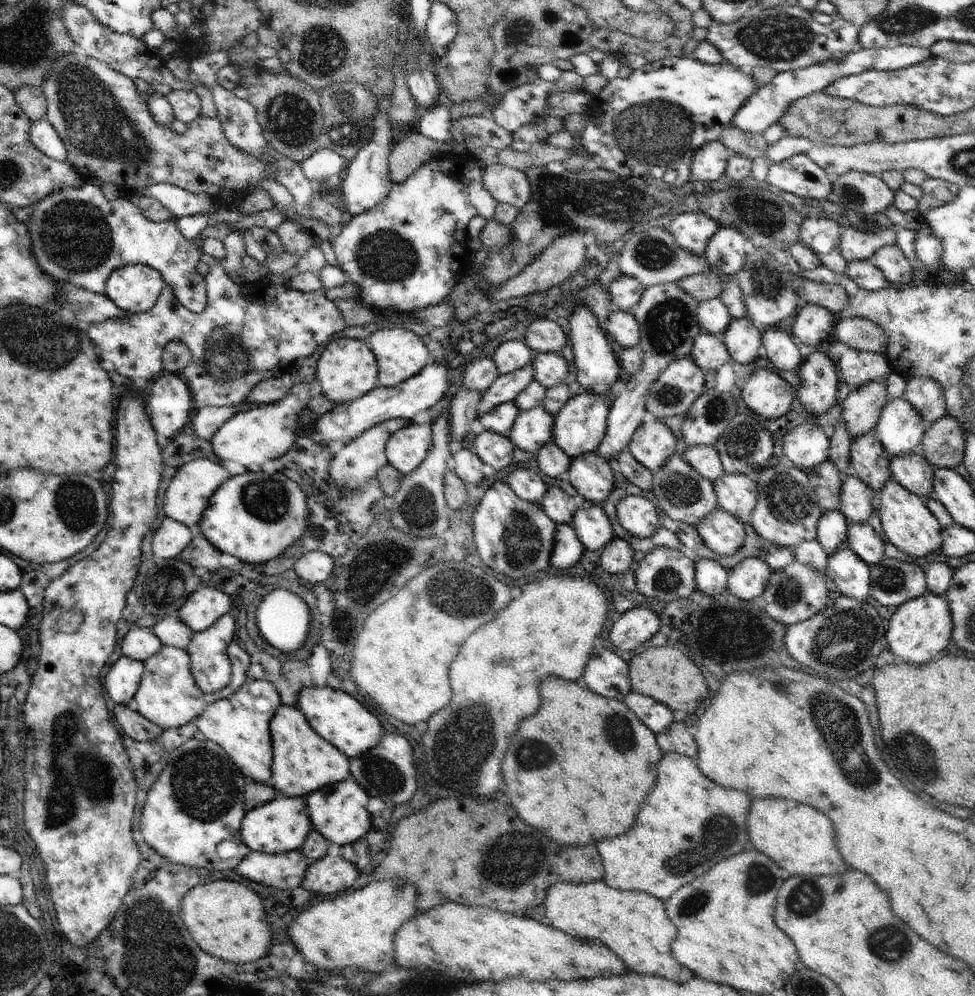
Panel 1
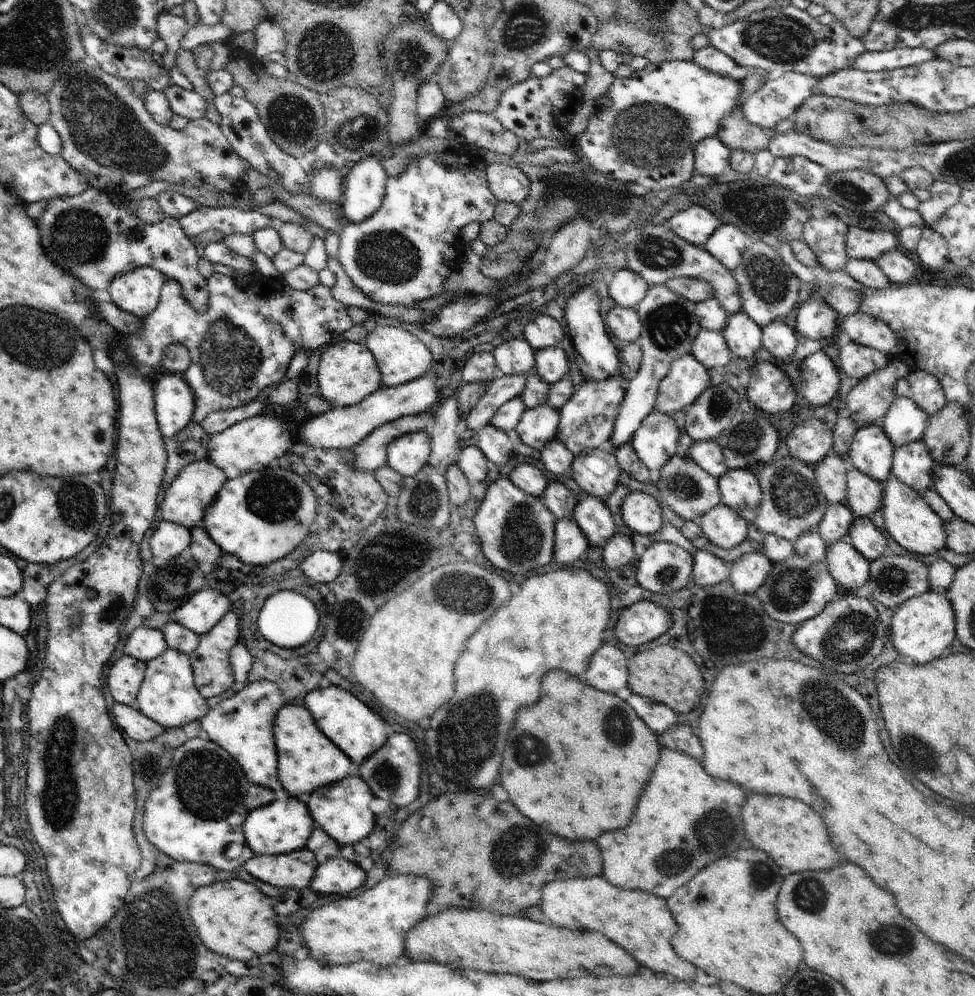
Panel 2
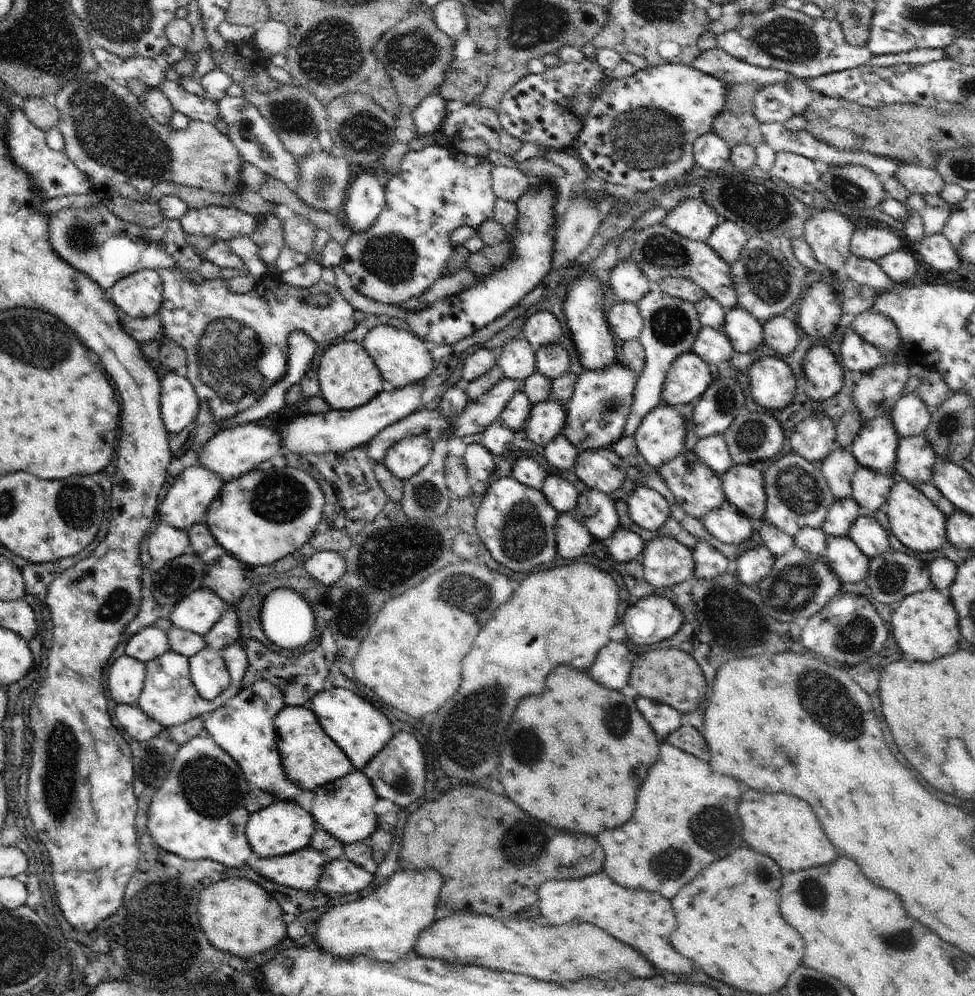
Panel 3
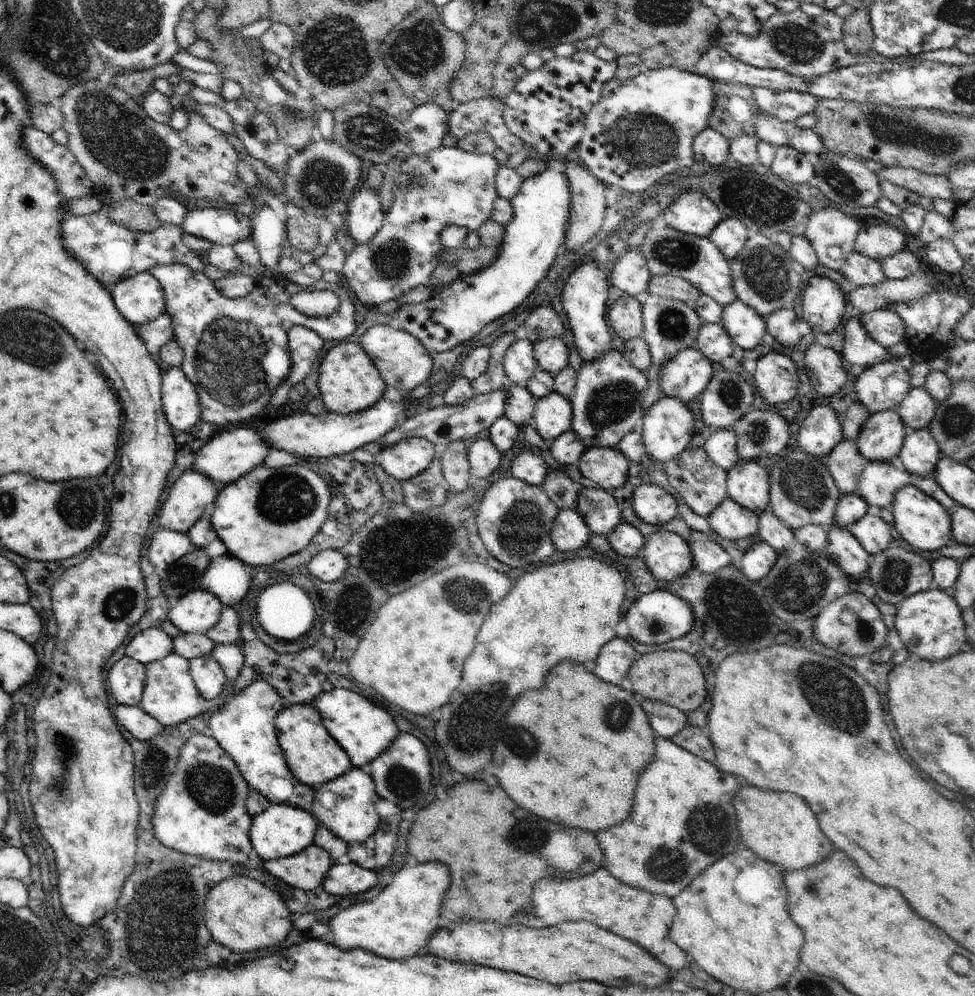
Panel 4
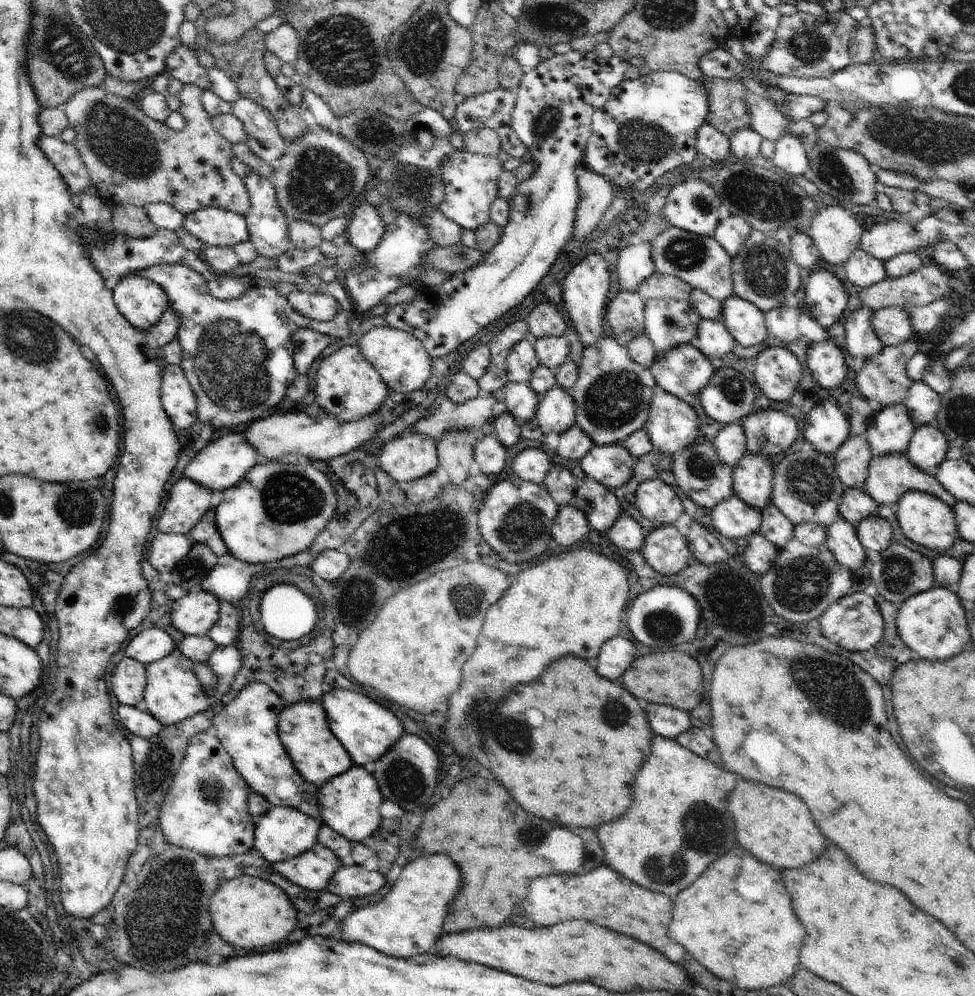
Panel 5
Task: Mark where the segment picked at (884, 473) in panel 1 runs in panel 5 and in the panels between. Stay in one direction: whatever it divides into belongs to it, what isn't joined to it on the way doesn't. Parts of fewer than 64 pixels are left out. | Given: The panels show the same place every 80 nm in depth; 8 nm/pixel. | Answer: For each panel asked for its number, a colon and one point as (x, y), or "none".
2: (871, 451)
3: (875, 446)
4: (882, 436)
5: (892, 427)

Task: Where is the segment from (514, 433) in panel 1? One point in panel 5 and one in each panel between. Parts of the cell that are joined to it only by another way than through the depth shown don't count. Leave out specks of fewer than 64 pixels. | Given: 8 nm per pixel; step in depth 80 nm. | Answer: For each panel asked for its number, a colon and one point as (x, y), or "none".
2: (537, 426)
3: (547, 419)
4: (552, 416)
5: (556, 411)

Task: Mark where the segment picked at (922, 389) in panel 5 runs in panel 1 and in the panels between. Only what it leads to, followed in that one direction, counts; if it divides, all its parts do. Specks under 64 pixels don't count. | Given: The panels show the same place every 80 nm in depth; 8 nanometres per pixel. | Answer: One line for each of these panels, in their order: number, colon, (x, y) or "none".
1: (901, 428)
2: (904, 422)
3: (911, 415)
4: (917, 410)

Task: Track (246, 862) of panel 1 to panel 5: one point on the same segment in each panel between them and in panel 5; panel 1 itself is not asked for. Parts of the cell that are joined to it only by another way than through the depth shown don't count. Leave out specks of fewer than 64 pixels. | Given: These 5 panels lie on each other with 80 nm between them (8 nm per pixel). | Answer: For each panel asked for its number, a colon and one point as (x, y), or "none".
2: (294, 870)
3: (301, 870)
4: (305, 872)
5: (312, 870)

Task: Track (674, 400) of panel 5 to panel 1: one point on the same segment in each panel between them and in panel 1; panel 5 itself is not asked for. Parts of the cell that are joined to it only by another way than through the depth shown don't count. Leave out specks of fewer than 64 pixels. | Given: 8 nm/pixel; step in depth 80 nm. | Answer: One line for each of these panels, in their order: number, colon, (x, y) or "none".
1: (653, 443)
2: (656, 440)
3: (661, 436)
4: (668, 426)

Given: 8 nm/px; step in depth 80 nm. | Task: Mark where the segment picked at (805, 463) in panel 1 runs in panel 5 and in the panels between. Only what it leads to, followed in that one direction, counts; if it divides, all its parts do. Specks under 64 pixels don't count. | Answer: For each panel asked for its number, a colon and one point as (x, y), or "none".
2: (811, 441)
3: (814, 439)
4: (821, 432)
5: (828, 426)

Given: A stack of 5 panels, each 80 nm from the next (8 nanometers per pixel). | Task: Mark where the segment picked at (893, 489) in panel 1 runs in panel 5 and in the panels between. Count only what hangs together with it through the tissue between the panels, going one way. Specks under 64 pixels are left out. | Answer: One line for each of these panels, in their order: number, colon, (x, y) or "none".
2: (909, 520)
3: (915, 520)
4: (923, 522)
5: (924, 519)

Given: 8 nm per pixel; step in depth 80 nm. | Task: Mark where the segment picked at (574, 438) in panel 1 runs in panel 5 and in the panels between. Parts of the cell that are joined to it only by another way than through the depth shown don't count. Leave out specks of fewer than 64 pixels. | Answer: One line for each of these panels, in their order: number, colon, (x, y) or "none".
2: (587, 421)
3: (602, 400)
4: (608, 402)
5: (612, 394)

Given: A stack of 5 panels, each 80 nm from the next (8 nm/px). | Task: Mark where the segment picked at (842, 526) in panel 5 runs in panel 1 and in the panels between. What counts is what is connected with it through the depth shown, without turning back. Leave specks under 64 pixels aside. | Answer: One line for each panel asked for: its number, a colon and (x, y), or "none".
1: (849, 574)
2: (850, 569)
3: (842, 554)
4: (848, 553)

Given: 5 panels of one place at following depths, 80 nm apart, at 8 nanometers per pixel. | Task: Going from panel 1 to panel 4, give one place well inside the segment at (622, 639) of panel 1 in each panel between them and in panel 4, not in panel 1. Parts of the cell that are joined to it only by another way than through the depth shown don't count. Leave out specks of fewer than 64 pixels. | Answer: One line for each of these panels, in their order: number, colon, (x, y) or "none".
2: (644, 622)
3: (654, 618)
4: (660, 616)

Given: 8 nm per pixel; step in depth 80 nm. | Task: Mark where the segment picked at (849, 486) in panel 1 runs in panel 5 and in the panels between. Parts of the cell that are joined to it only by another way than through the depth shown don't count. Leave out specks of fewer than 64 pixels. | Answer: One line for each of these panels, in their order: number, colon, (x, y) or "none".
2: (864, 494)
3: (871, 489)
4: (880, 481)
5: (890, 476)

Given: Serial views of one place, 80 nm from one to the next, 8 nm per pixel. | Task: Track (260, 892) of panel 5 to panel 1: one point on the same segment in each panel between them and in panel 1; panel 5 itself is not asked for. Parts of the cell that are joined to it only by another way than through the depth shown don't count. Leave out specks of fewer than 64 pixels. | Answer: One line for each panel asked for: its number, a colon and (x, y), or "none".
1: (228, 919)
2: (234, 918)
3: (239, 916)
4: (242, 913)

